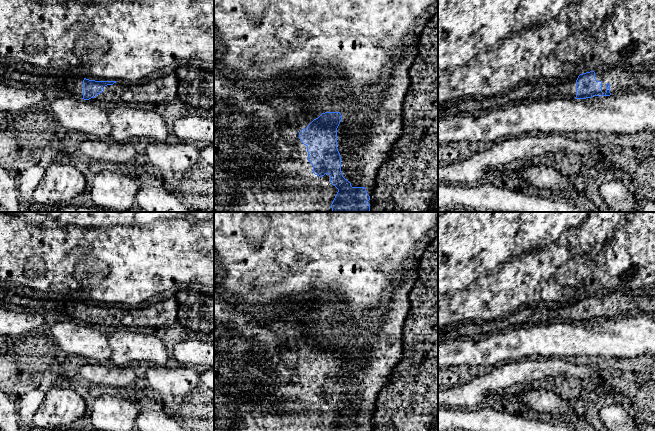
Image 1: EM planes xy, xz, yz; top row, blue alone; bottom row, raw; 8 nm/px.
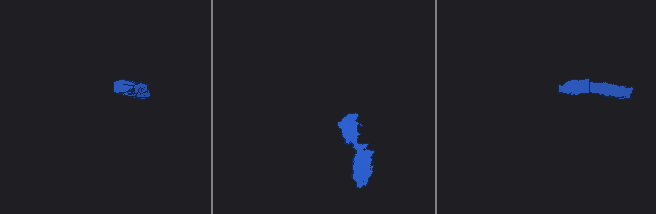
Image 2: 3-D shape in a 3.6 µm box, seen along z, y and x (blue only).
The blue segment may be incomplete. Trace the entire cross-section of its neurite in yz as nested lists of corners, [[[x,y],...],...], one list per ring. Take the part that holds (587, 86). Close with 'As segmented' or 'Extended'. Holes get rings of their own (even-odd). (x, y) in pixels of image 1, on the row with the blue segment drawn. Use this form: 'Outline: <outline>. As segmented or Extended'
Outline: [[[595,72],[580,74],[576,80],[575,99],[586,99],[593,96],[603,96],[602,82],[595,79]]]. As segmented

